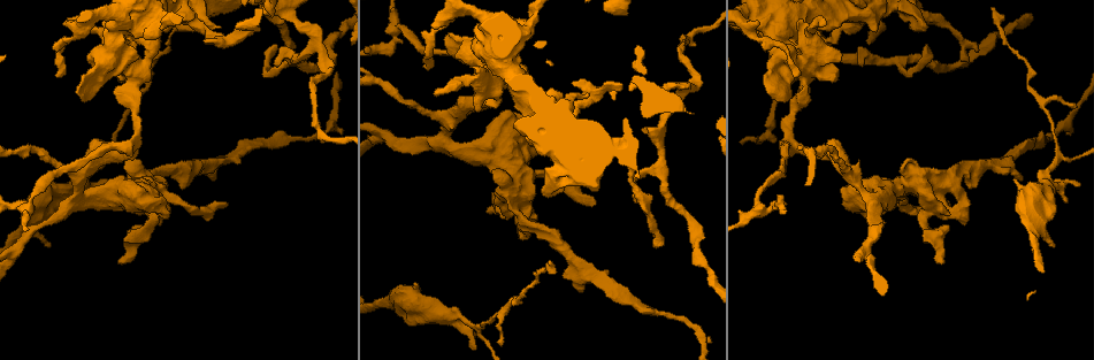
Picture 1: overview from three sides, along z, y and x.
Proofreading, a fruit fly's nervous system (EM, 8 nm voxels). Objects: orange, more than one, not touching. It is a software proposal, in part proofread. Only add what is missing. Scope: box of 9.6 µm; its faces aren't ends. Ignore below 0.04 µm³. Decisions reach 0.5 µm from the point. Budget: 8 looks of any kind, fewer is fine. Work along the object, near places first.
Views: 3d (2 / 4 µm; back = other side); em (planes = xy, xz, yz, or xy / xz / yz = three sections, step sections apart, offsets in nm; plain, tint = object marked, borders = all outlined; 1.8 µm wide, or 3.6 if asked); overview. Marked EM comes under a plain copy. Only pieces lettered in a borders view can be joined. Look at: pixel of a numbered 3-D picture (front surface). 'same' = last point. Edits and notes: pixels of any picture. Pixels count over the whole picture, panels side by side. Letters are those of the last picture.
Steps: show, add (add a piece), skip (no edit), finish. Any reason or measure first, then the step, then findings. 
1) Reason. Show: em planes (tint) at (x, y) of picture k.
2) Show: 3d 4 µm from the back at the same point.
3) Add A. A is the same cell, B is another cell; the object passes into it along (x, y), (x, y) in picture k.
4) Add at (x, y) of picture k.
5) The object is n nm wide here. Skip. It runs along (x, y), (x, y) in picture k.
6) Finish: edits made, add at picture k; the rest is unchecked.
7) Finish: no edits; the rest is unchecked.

Show: em xz step 4 (borders) at (910, 28) of picture 1.

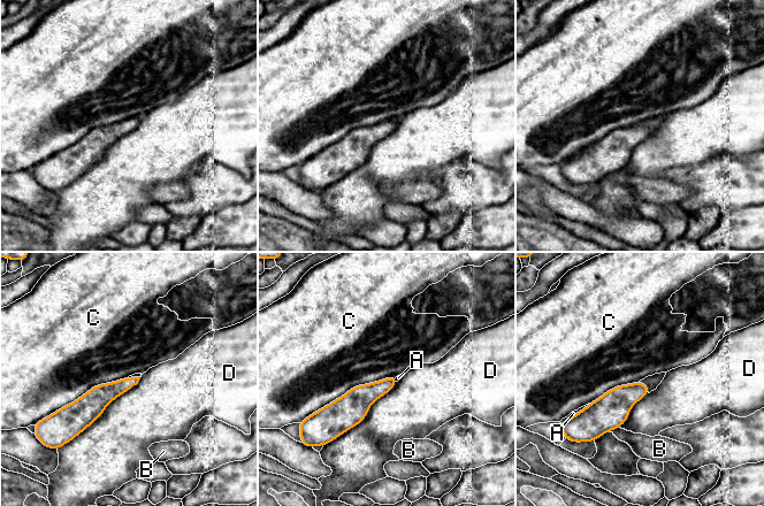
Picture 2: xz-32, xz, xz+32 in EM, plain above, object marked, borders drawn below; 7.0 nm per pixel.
Show: em xy step 8 (borders) at the same point.

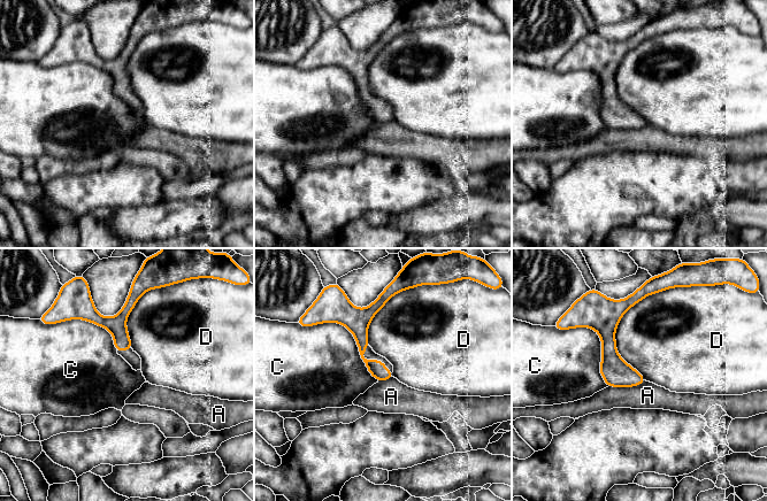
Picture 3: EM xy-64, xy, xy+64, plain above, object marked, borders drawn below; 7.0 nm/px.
Skip. A, C and D are other cells; no lettered piece goes on from it.

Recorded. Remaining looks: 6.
Branch stops here. Show: 3d 2 µm at (928, 47) of picture 1.

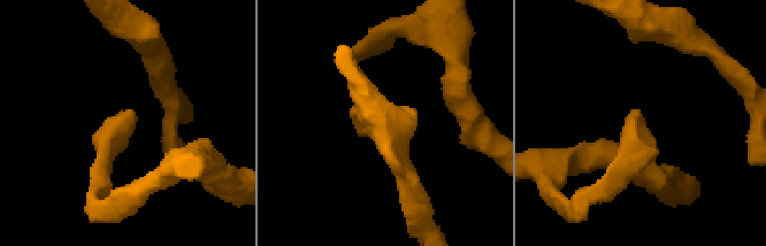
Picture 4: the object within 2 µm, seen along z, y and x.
Show: em yz step 4 (tint) at (133, 113) of picture 4.

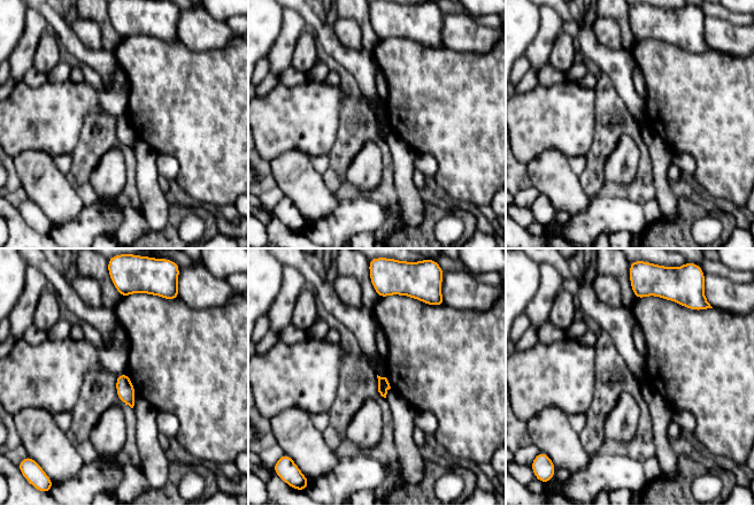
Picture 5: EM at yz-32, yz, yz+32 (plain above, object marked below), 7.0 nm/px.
Show: em planes (borders) at the same point.

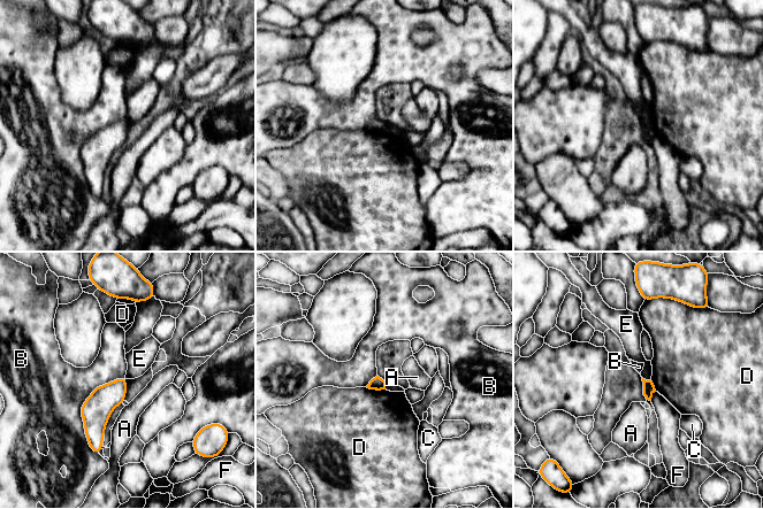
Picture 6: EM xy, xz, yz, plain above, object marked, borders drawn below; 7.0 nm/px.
The object is 80 nm wide here. Skip. A, B, C, D, E and F are other cells; a border runs along (642, 377), (650, 380) in picture 6; none of them fits.

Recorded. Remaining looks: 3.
An open end. Show: 3d 4 µm at (628, 88) of picture 1.

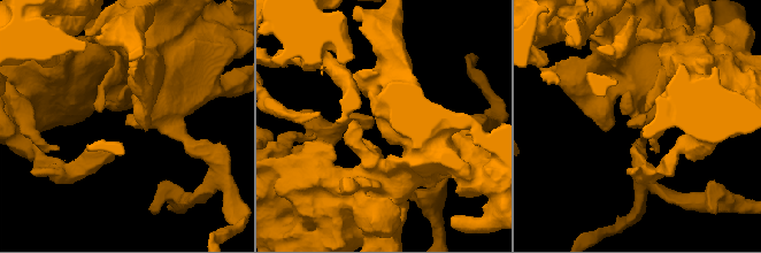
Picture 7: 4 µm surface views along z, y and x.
Show: em planes (tint) at (126, 122) of picture 7.

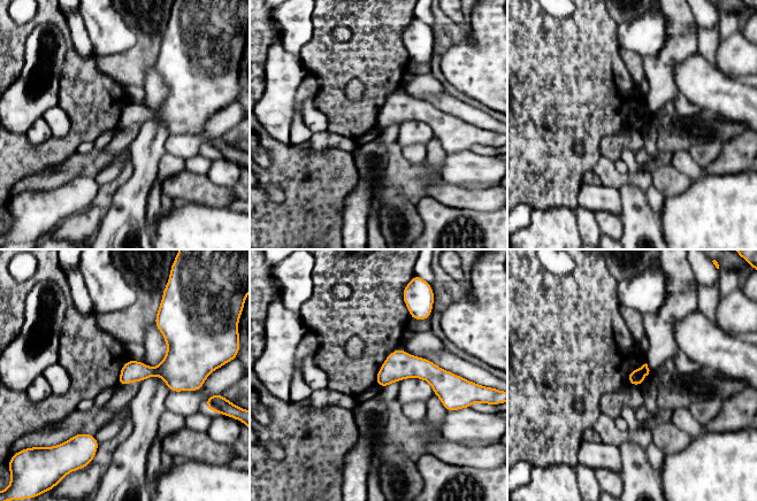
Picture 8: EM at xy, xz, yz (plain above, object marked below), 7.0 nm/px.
See the neighbours. Show: em planes (borders) at the same point.

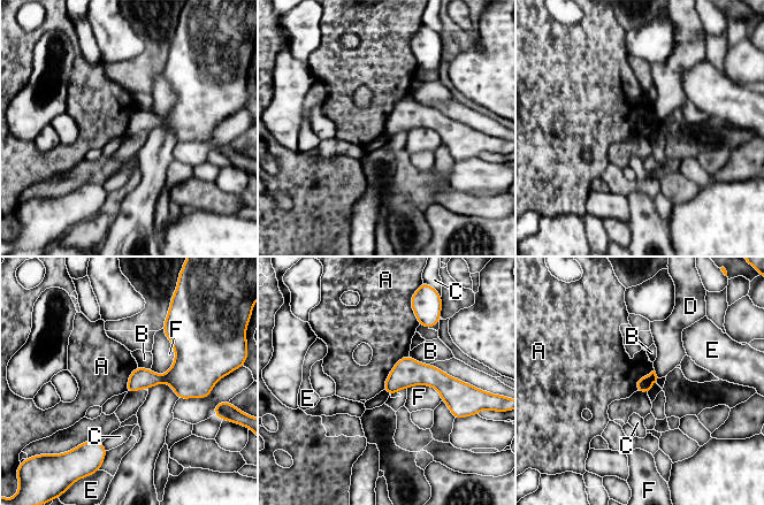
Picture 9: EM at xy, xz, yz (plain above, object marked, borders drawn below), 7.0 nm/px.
Skip. A, B, C, D, E and F are other cells; a border runs along (409, 354), (395, 364), (382, 389) in picture 9; none of them fits.

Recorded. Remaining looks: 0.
Finish: no edits; the rest is unchecked.

